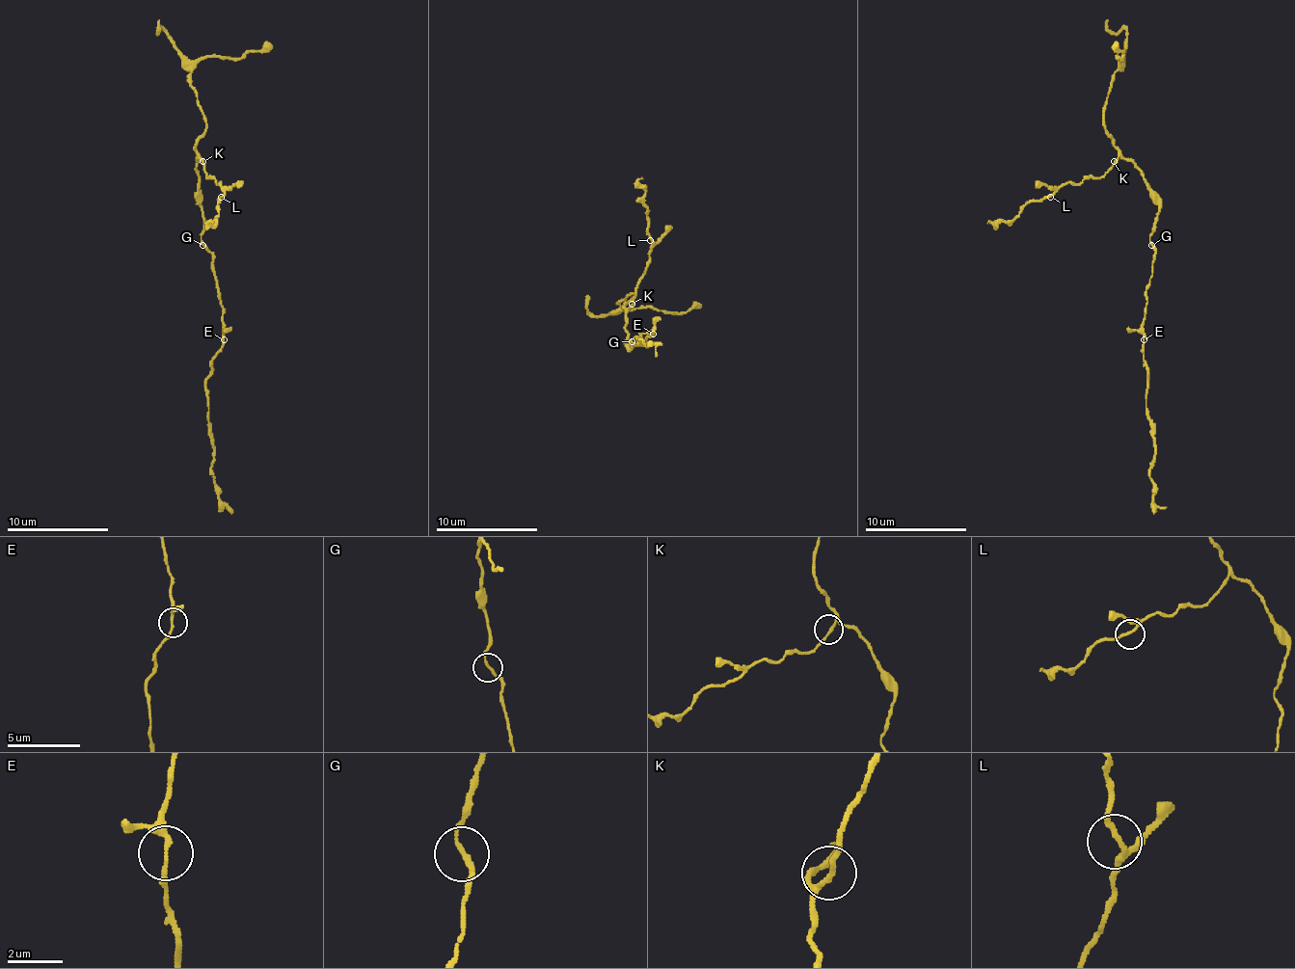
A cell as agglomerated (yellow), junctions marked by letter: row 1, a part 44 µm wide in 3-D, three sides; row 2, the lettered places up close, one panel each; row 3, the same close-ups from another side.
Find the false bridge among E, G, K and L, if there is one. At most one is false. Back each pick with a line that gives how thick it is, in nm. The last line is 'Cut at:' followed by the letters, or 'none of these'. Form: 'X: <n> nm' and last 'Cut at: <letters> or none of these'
Cut at: none of these

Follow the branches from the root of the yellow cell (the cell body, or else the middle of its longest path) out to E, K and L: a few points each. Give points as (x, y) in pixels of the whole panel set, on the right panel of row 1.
E: (1149, 242), (1154, 250), (1154, 263), (1146, 288), (1142, 326), (1144, 339)
K: (1149, 242), (1154, 217), (1159, 209), (1159, 197), (1131, 161), (1123, 159), (1114, 161)
L: (1149, 242), (1159, 197), (1131, 161), (1119, 159), (1101, 176), (1063, 184), (1050, 197)

